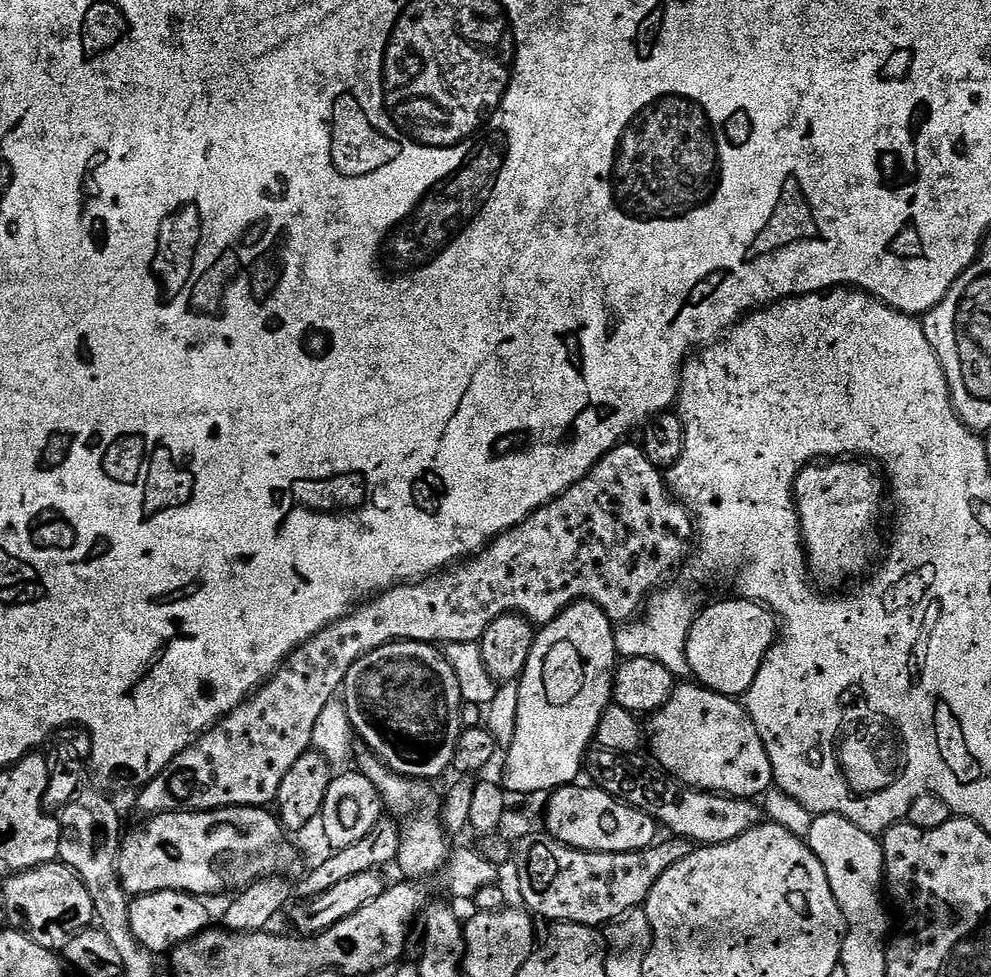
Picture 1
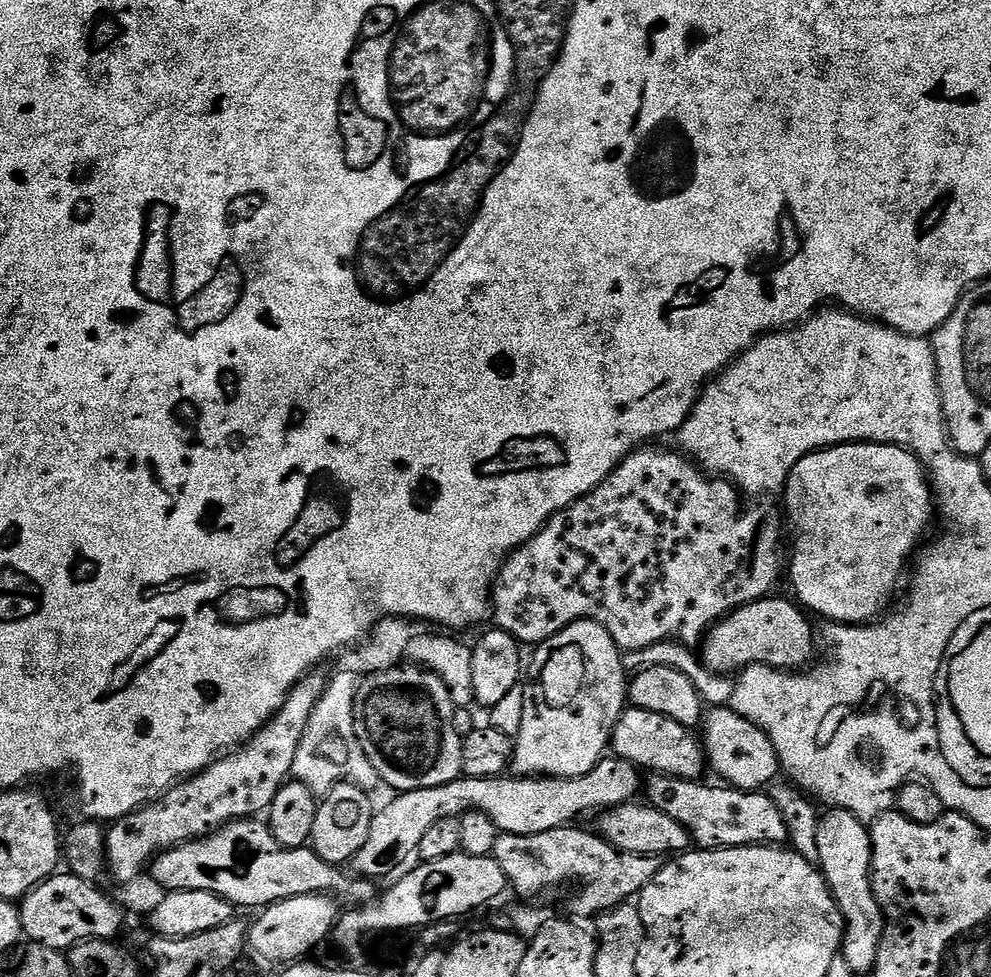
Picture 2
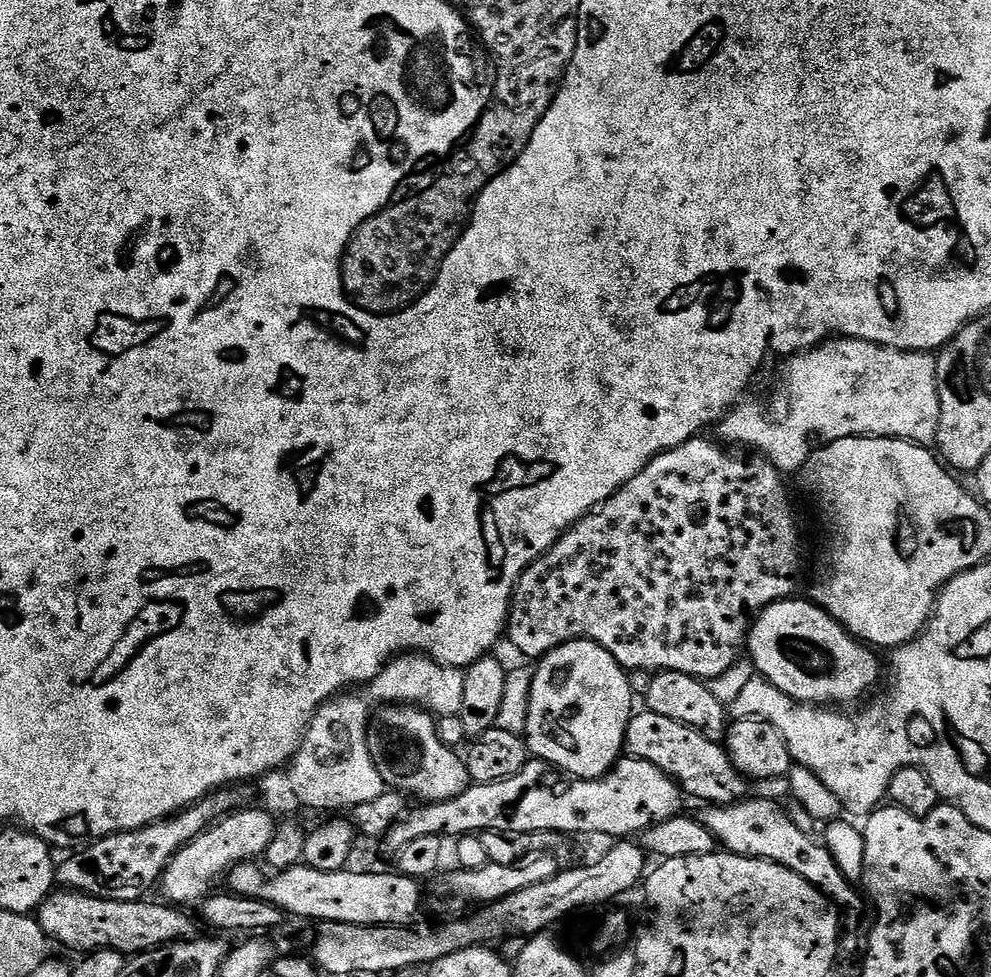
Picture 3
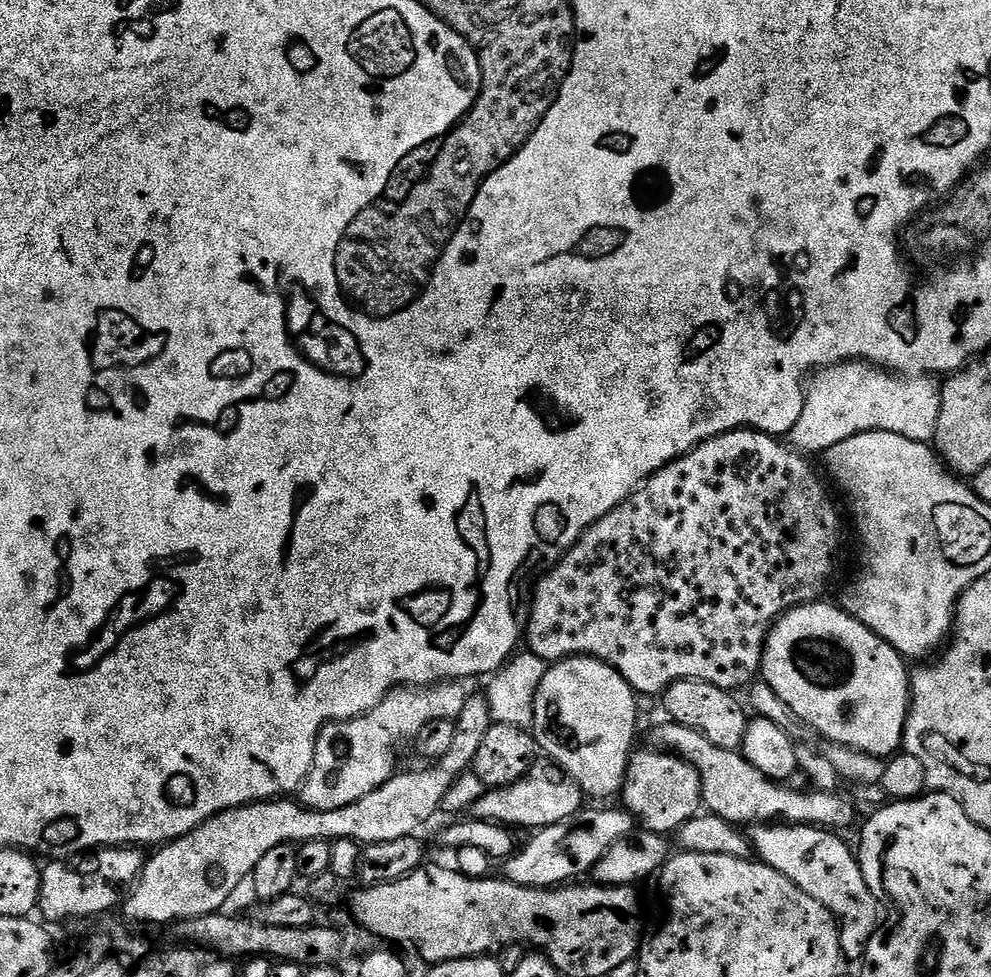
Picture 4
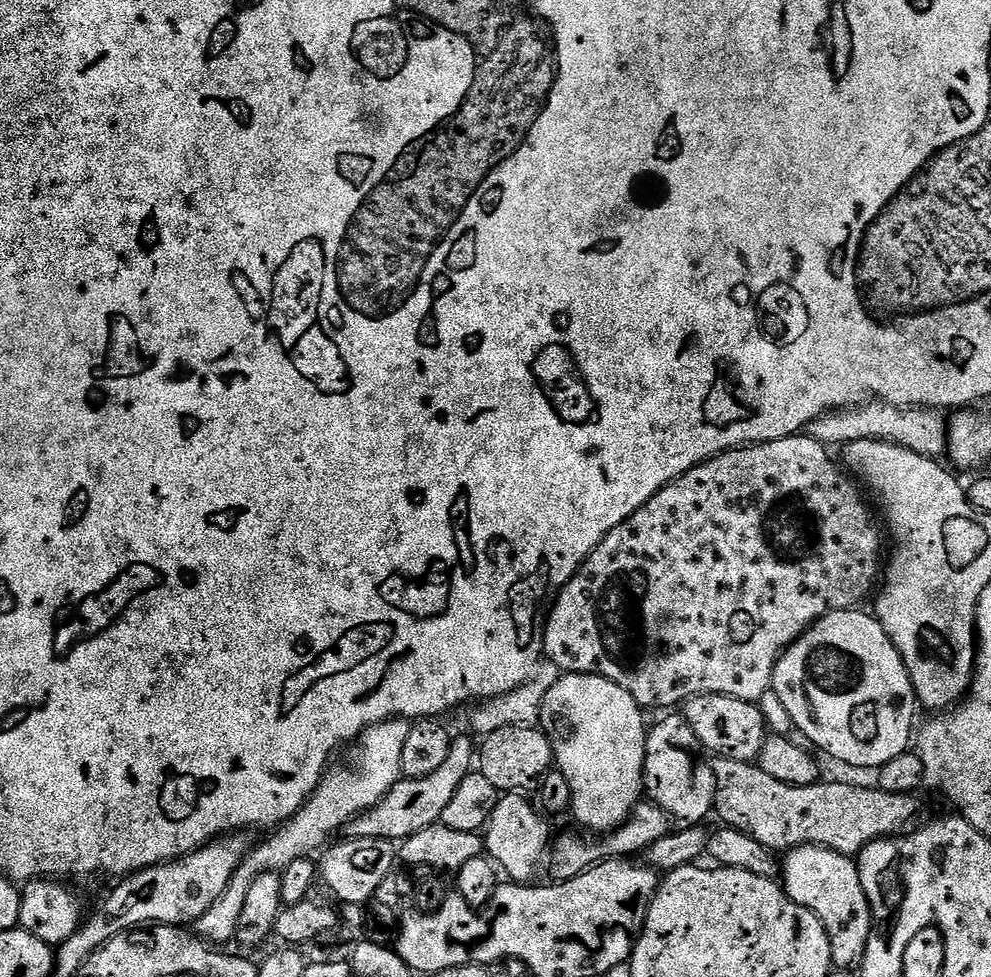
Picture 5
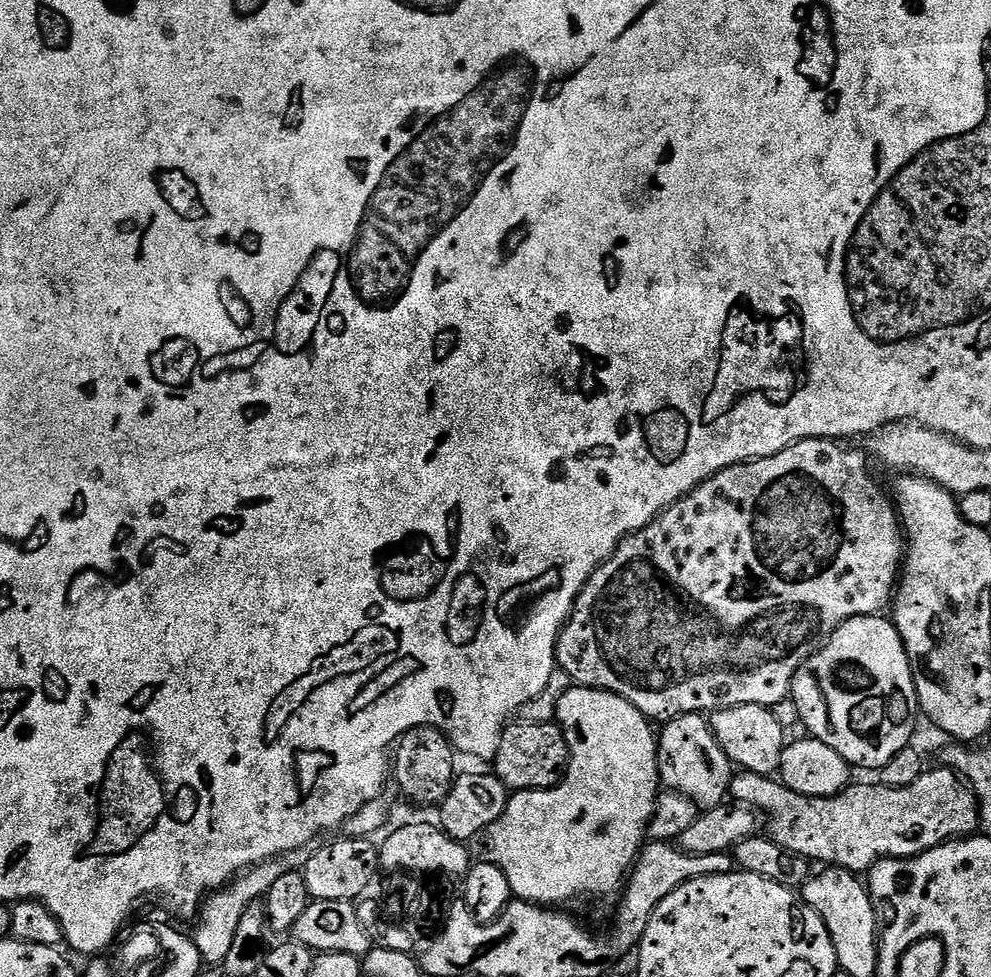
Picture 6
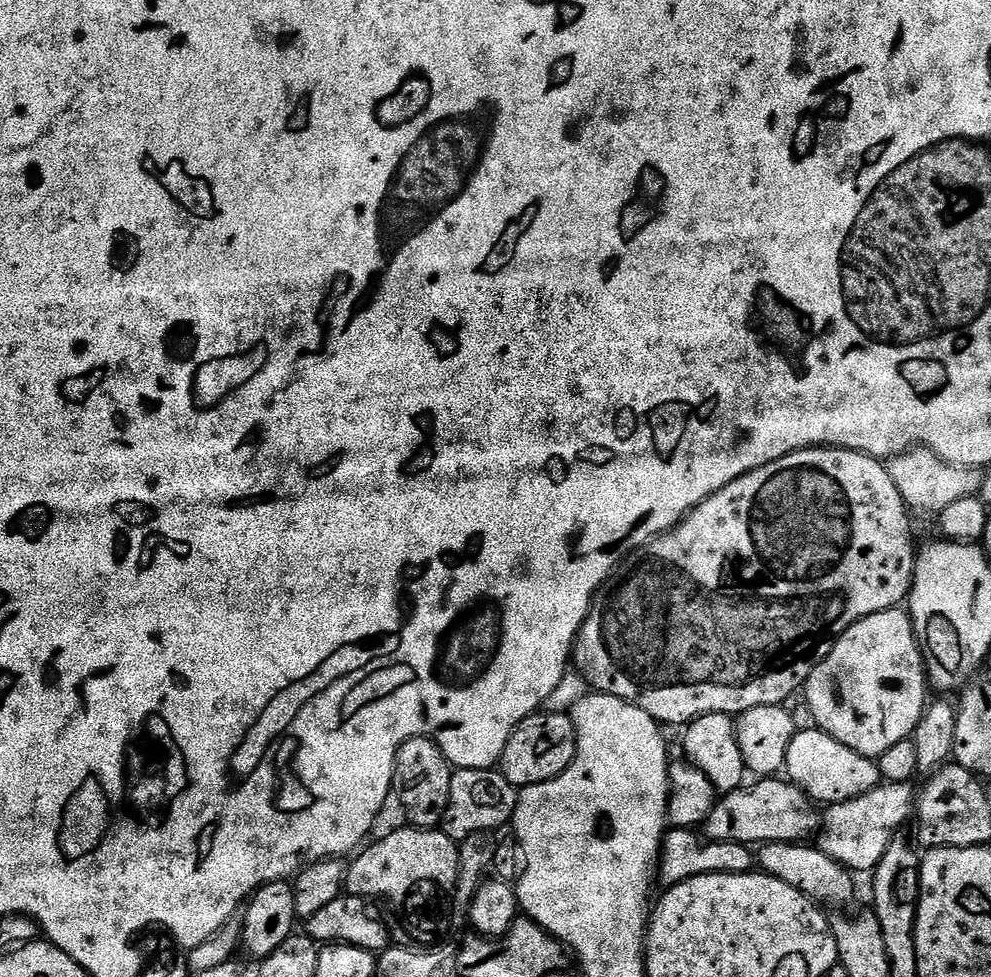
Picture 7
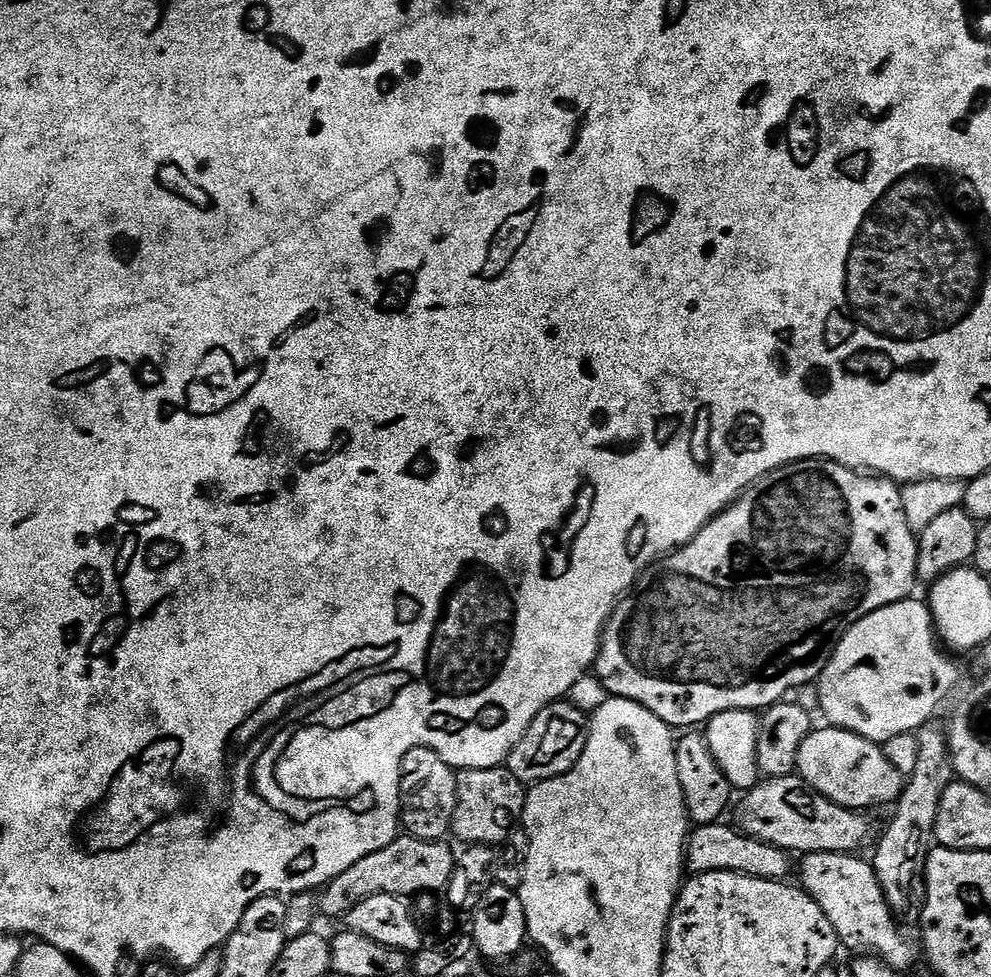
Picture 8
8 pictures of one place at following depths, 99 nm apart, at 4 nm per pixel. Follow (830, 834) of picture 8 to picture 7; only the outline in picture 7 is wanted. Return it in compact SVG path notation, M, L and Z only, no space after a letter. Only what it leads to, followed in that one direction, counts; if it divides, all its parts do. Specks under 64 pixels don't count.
M760 778L752 783L756 784L735 788L717 799L710 818L702 825L707 839L759 846L770 842L804 842L809 839L807 836L817 835L821 813L801 788L784 778Z

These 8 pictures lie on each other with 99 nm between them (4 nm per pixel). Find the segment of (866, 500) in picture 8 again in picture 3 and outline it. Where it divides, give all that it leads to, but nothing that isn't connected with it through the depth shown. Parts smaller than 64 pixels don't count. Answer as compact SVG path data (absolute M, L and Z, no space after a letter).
M693 438L687 440L682 446L672 448L668 452L664 452L661 456L655 456L647 466L638 474L634 474L634 478L630 478L630 482L626 482L616 491L610 498L606 498L606 502L602 502L598 507L588 512L573 528L560 535L560 541L557 542L547 554L539 556L527 570L522 573L516 583L516 588L512 592L512 604L508 608L508 623L506 625L506 640L509 640L518 651L524 656L533 656L539 658L545 656L550 650L554 650L558 646L562 646L571 640L593 640L598 646L602 646L613 656L626 670L637 668L640 672L648 672L647 674L655 674L658 672L681 672L687 676L695 676L697 680L705 682L713 682L719 676L724 676L736 663L740 660L740 655L745 655L748 646L748 633L752 631L752 622L754 617L763 612L764 609L775 604L778 600L786 600L797 595L796 579L800 576L800 532L796 529L796 512L792 509L792 500L788 497L788 488L784 485L785 477L777 470L768 459L759 454L744 454L748 456L731 456L719 443L715 444L712 440L704 440L705 438Z

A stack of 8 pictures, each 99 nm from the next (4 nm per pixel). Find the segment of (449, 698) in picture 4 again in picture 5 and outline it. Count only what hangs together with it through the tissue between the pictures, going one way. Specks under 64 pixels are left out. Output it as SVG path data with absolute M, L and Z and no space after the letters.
M397 718L384 720L381 724L375 724L365 730L351 749L352 764L344 764L341 768L333 767L325 771L324 779L303 808L295 812L287 824L275 829L272 835L276 836L262 841L257 848L255 845L249 851L230 886L226 888L226 894L222 894L222 898L196 921L195 931L203 939L215 945L222 946L228 941L231 943L235 939L238 921L246 904L246 894L260 872L282 873L295 859L311 857L316 851L319 853L332 840L331 836L339 828L340 831L347 829L350 821L370 811L394 787L397 780L401 779L400 767L402 754L406 750L409 727L407 719Z

